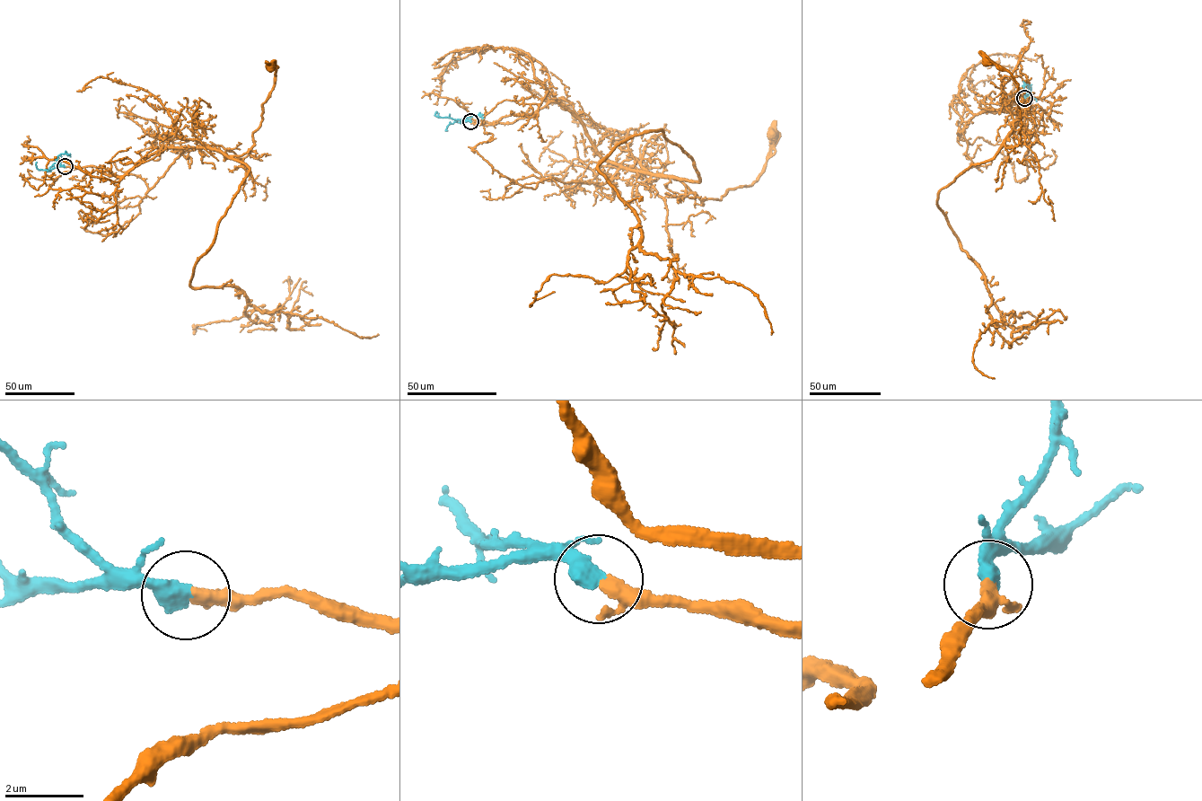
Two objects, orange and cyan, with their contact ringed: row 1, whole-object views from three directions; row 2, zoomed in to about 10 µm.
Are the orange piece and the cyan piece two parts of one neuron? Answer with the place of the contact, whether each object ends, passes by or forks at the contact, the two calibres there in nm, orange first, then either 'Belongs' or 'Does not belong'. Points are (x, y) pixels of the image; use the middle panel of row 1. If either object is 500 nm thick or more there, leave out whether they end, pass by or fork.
Place: (470, 121). At the ring orange passes by. At the ring cyan ends. Thickness 240 nm (orange) against 480 nm. Belongs

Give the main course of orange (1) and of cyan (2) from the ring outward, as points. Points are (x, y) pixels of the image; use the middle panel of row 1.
1: (470, 122), (513, 123), (556, 101), (580, 120), (601, 156), (680, 180), (701, 203), (757, 180), (773, 134)
2: (470, 122), (436, 117), (437, 113)

